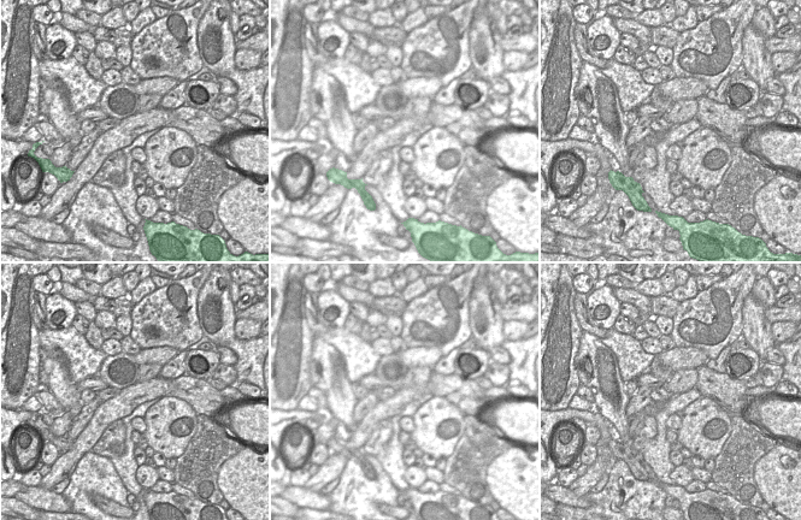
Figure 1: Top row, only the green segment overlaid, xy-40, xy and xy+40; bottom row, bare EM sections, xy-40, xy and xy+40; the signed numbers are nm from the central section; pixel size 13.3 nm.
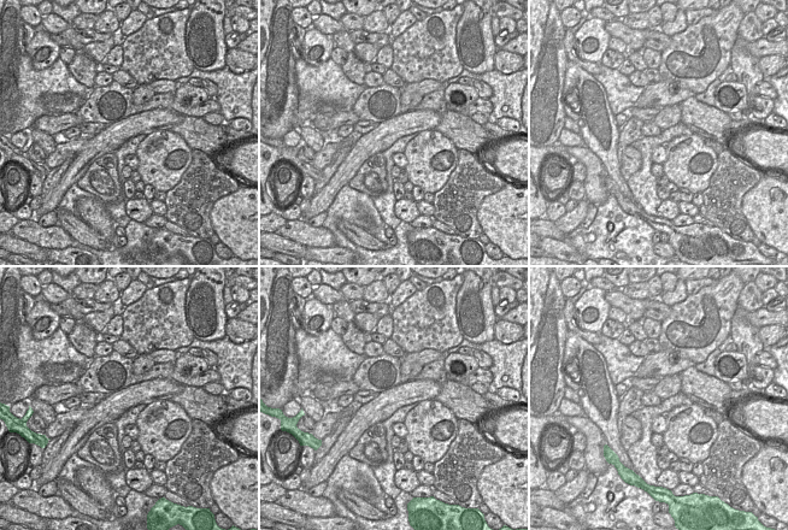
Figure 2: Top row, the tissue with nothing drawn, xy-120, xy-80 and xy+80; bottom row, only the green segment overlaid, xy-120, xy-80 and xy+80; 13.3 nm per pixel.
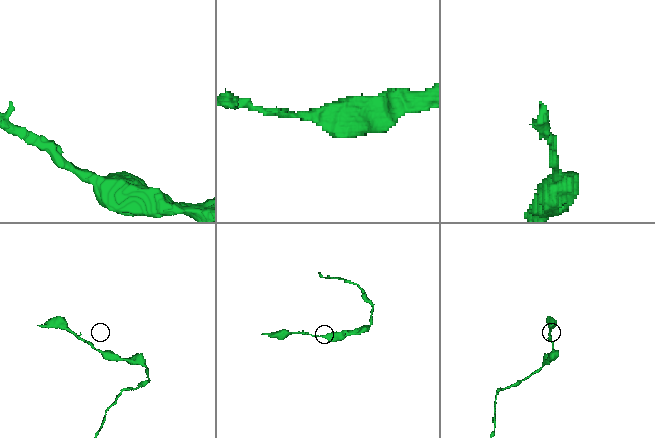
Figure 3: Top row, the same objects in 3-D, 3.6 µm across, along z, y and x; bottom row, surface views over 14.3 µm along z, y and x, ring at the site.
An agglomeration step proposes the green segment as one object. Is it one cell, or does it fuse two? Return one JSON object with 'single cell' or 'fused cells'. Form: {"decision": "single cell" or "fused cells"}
{"decision": "single cell"}

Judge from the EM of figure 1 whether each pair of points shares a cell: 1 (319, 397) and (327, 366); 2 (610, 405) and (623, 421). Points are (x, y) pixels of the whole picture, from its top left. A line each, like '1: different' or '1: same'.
1: different
2: same

